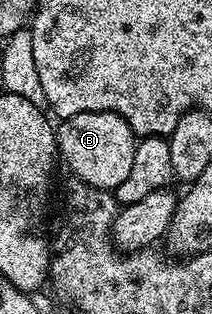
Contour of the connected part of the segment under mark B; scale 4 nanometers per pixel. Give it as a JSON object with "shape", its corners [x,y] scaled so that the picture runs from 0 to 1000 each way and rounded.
{"shape":[[[373,360],[278,395],[274,487],[363,580],[458,608],[542,608],[557,583],[613,557],[651,439],[594,379],[547,360]]]}

